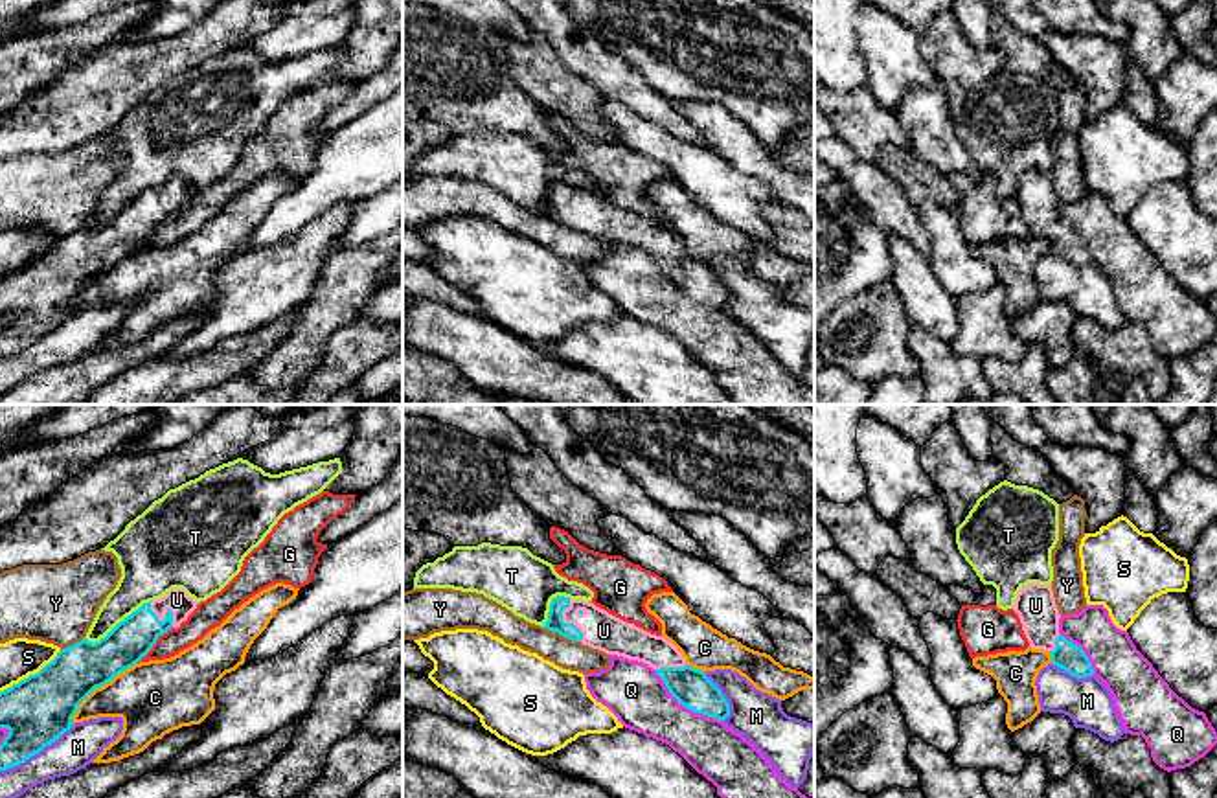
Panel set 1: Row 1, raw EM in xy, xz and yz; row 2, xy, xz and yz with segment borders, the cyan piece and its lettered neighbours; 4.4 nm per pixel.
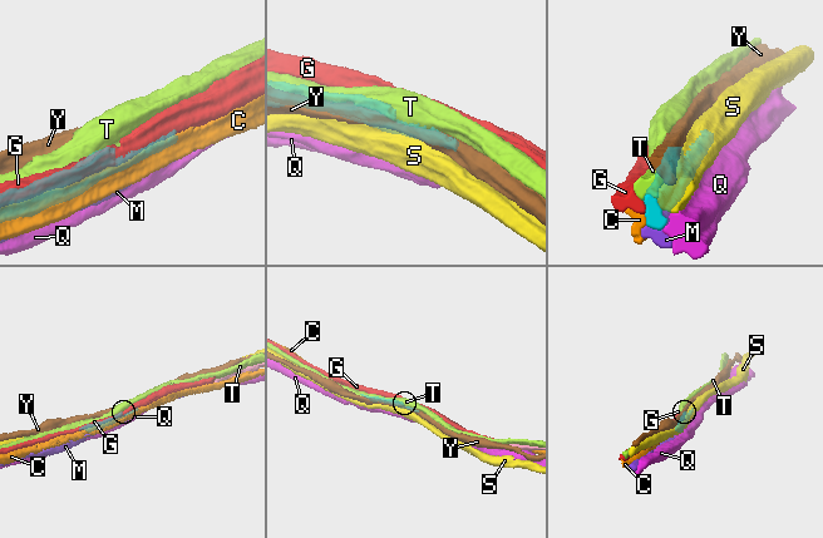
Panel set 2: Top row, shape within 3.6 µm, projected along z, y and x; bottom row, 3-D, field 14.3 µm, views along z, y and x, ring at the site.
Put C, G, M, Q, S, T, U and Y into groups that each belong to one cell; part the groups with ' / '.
C / G / M / Q / S / T / U / Y

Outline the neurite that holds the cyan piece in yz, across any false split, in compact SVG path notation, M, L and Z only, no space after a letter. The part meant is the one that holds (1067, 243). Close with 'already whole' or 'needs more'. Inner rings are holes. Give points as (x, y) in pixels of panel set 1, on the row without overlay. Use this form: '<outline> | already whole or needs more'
M1028 171L1017 182L1013 199L1020 206L1029 235L1048 239L1052 252L1072 265L1085 267L1094 263L1085 239L1059 221L1061 202L1052 173Z | needs more

